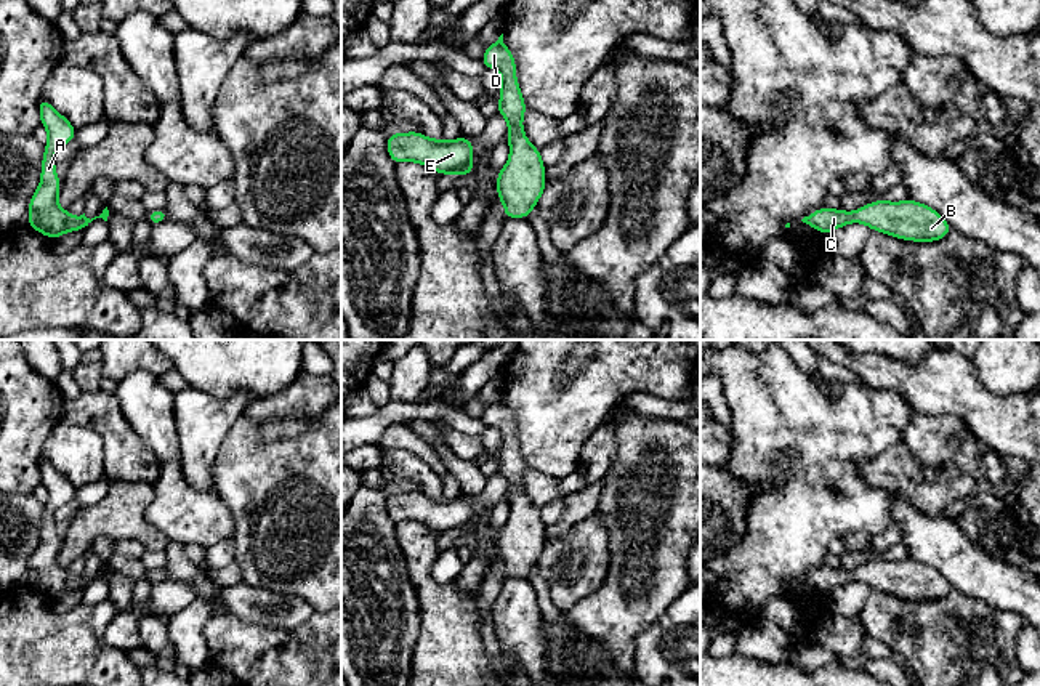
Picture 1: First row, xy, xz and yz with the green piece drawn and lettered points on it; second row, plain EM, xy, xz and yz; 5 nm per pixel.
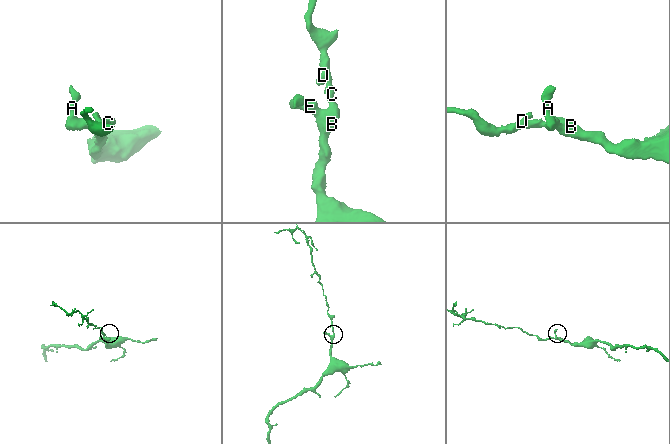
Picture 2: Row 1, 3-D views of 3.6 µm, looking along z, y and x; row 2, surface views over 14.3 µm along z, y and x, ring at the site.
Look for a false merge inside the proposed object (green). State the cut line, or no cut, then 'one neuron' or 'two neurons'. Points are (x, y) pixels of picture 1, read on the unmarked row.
no cut; one neuron

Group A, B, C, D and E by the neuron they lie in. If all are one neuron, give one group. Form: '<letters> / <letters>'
A B C D E

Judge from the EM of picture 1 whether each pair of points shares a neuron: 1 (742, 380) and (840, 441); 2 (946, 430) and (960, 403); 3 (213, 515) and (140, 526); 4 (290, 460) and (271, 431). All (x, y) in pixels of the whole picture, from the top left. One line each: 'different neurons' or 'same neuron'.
1: same neuron
2: different neurons
3: different neurons
4: different neurons

